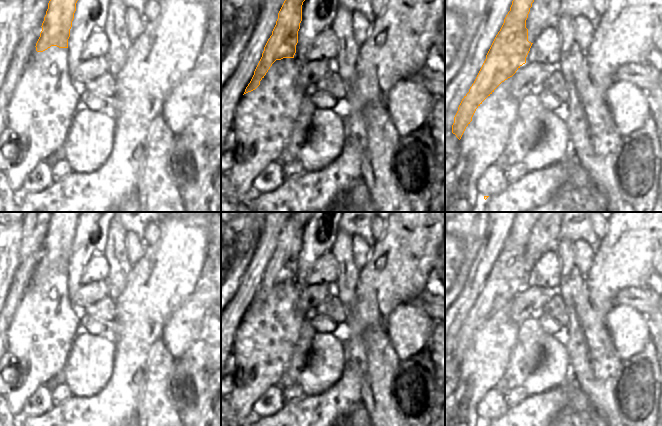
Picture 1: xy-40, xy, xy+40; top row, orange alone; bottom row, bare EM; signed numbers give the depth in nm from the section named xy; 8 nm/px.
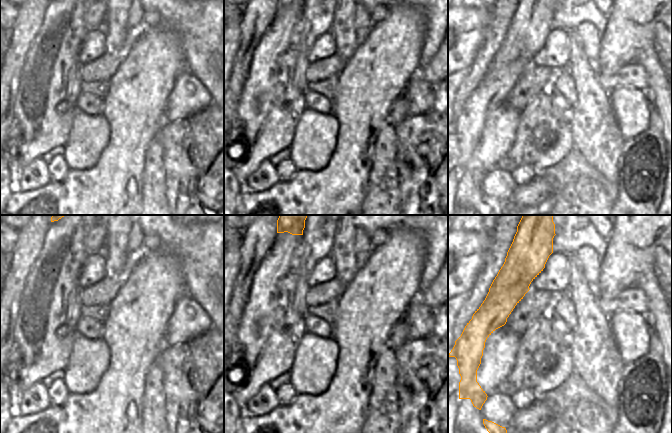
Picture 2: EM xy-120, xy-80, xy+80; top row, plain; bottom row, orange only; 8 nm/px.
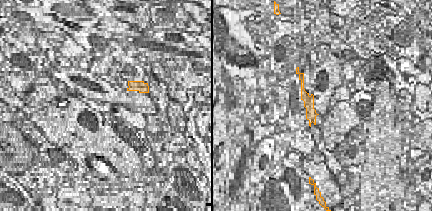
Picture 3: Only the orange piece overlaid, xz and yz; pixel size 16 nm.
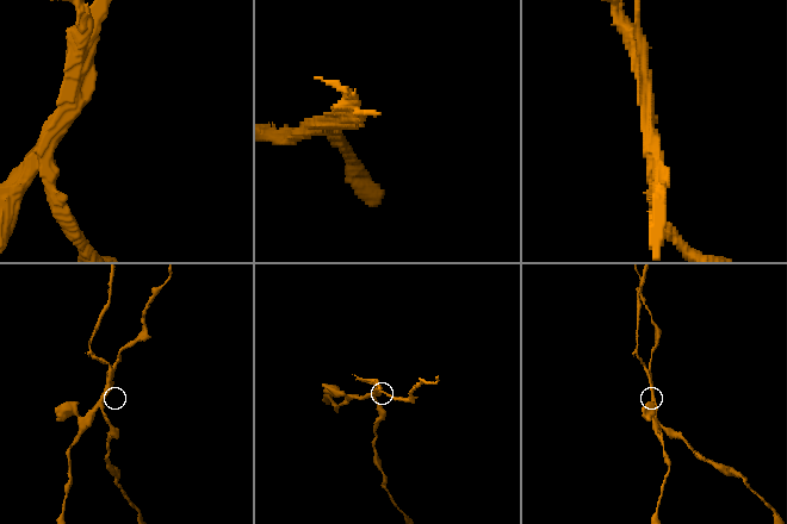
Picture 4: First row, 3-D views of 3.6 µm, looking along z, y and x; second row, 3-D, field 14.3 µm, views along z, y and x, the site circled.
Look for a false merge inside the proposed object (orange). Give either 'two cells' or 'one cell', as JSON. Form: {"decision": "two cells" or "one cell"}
{"decision": "two cells"}

